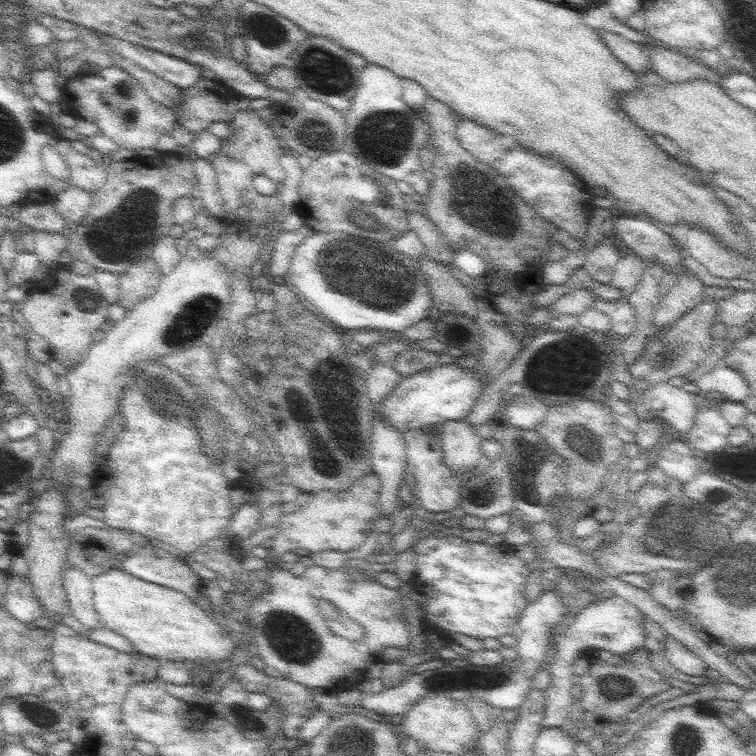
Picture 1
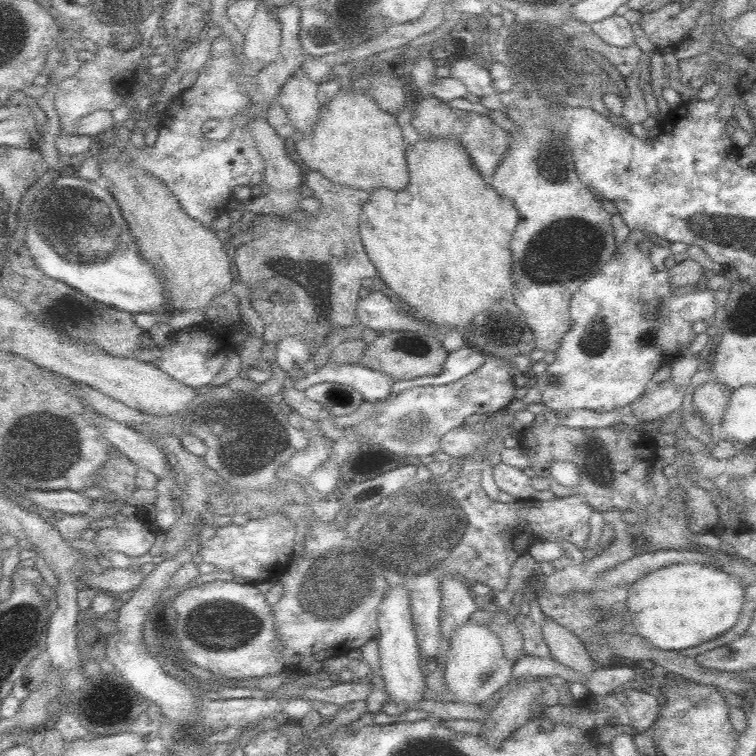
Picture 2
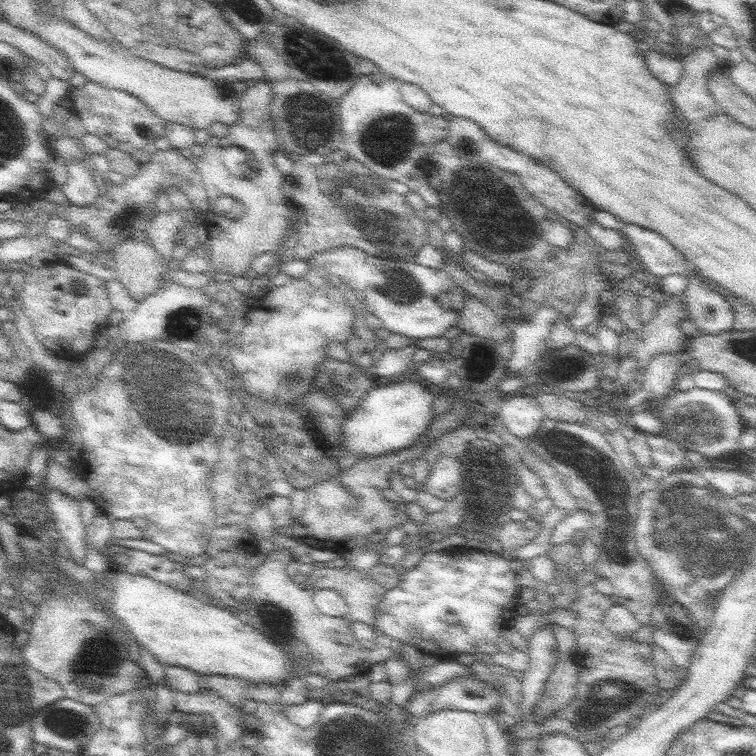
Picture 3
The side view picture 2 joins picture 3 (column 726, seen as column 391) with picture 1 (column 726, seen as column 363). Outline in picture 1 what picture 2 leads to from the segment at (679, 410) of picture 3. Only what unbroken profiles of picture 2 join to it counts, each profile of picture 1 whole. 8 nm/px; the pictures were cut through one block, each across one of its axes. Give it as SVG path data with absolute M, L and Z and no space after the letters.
M699 406L697 420L693 424L695 428L687 434L685 442L693 450L701 452L723 452L727 444L727 436L731 432L731 426L723 420L719 408L703 408Z

